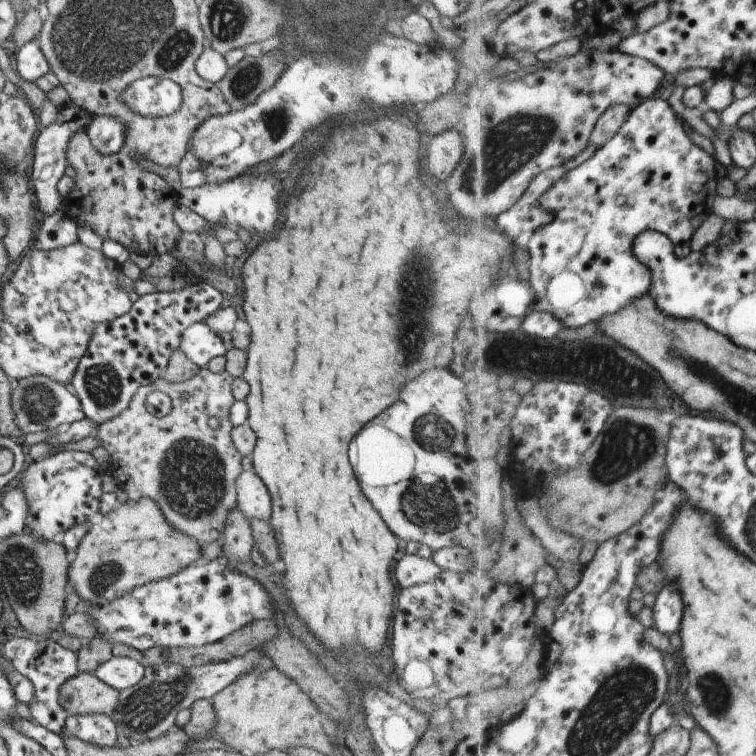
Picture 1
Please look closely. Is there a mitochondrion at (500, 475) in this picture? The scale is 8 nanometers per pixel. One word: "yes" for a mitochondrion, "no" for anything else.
no

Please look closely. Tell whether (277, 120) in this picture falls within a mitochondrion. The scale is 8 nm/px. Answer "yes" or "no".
yes

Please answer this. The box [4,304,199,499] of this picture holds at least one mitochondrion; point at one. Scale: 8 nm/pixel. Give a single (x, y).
(39, 402)

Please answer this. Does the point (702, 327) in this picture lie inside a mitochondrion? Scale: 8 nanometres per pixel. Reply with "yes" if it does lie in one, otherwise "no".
no

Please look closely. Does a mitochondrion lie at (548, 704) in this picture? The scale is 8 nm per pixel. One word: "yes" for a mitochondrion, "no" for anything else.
no

